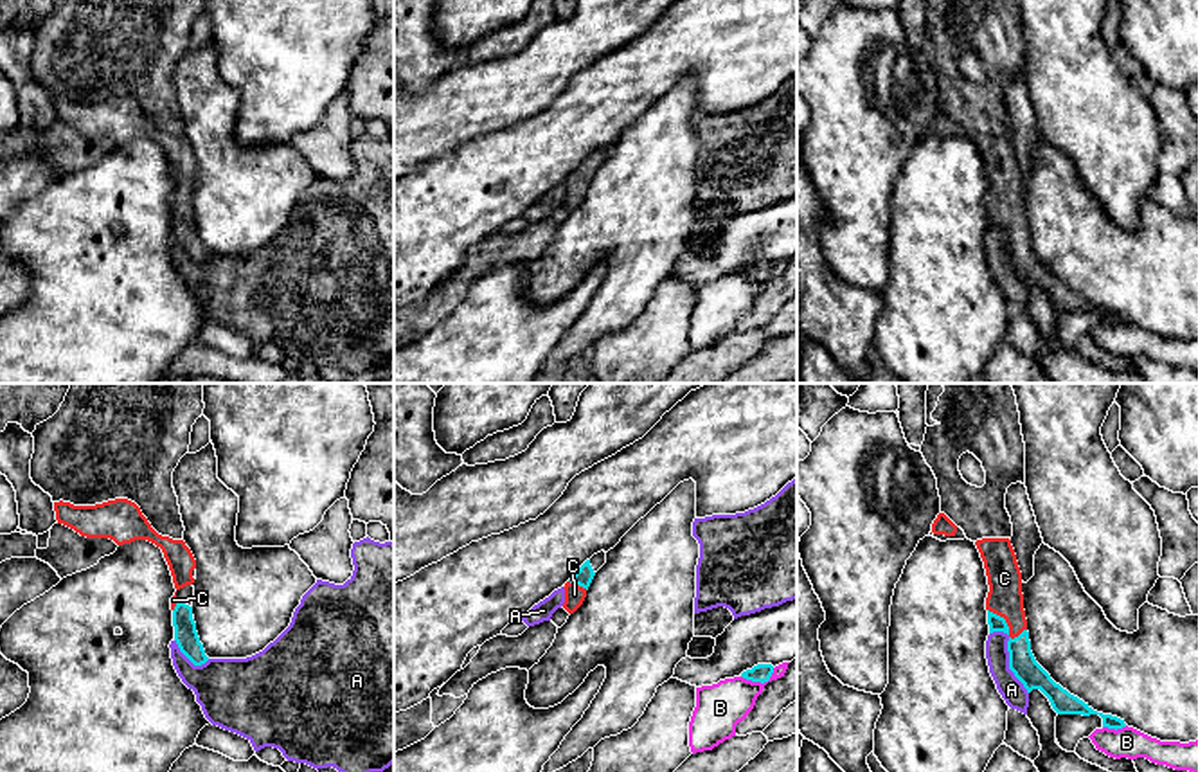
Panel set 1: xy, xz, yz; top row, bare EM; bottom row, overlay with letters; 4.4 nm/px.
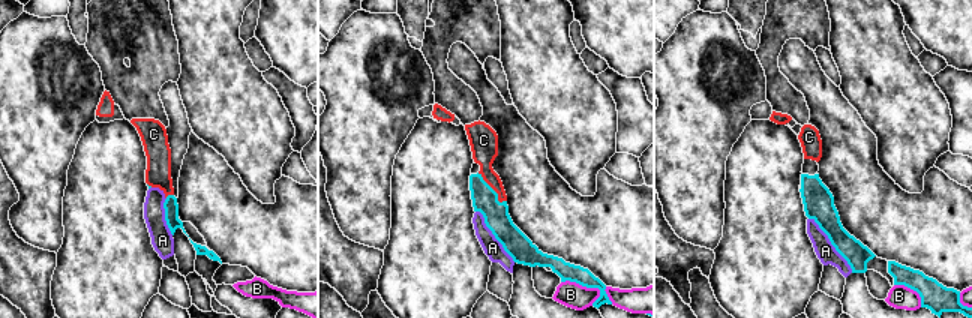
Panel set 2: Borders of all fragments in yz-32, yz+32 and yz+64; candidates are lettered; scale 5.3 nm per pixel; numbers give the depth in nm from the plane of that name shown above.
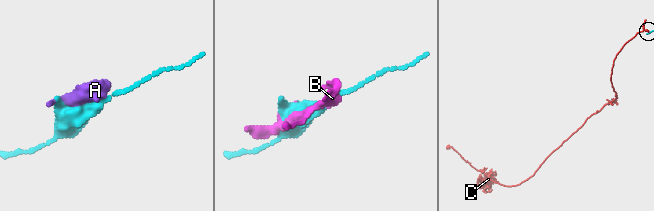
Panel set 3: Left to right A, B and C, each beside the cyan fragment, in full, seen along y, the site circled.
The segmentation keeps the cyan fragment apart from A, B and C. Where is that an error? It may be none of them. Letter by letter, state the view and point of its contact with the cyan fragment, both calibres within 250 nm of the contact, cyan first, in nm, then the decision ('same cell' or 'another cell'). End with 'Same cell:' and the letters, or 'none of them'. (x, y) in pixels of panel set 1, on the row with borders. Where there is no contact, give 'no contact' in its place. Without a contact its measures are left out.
A: yz (1010, 655) | 120/110 nm | another cell
B: xz (759, 681) | 80/220 nm | another cell
C: yz (1008, 628) | 70/160 nm | same cell
Same cell: C

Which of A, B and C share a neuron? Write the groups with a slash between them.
A / B / C

